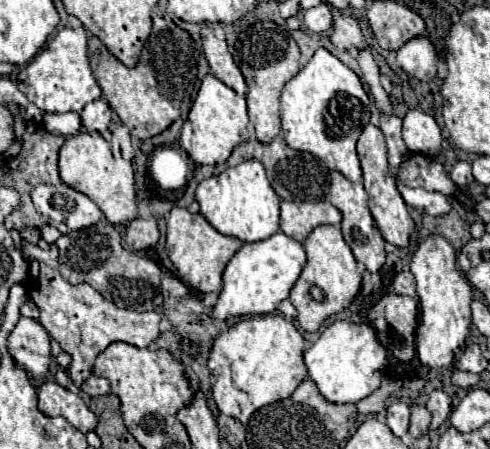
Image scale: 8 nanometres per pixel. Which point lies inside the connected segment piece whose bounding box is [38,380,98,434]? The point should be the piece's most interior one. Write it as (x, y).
(53, 400)

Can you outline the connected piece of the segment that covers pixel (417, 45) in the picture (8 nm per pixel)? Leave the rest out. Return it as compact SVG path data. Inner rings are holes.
M414 38L396 52L396 66L412 78L428 82L436 78L436 50L428 38Z

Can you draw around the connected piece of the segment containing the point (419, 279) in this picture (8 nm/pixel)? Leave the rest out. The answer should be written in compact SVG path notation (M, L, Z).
M428 236L416 250L412 264L416 276L416 292L420 300L420 322L416 328L416 352L424 366L442 368L454 362L454 351L463 352L470 330L470 302L472 290L468 280L456 268L456 252L448 240L440 236Z

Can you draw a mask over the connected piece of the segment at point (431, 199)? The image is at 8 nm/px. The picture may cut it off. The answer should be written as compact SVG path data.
M398 182L398 192L402 194L404 202L422 212L422 214L432 214L432 216L440 216L446 214L450 210L450 204L446 200L446 196L442 196L440 192L426 192L426 190L412 190L408 186L404 186L402 182Z

